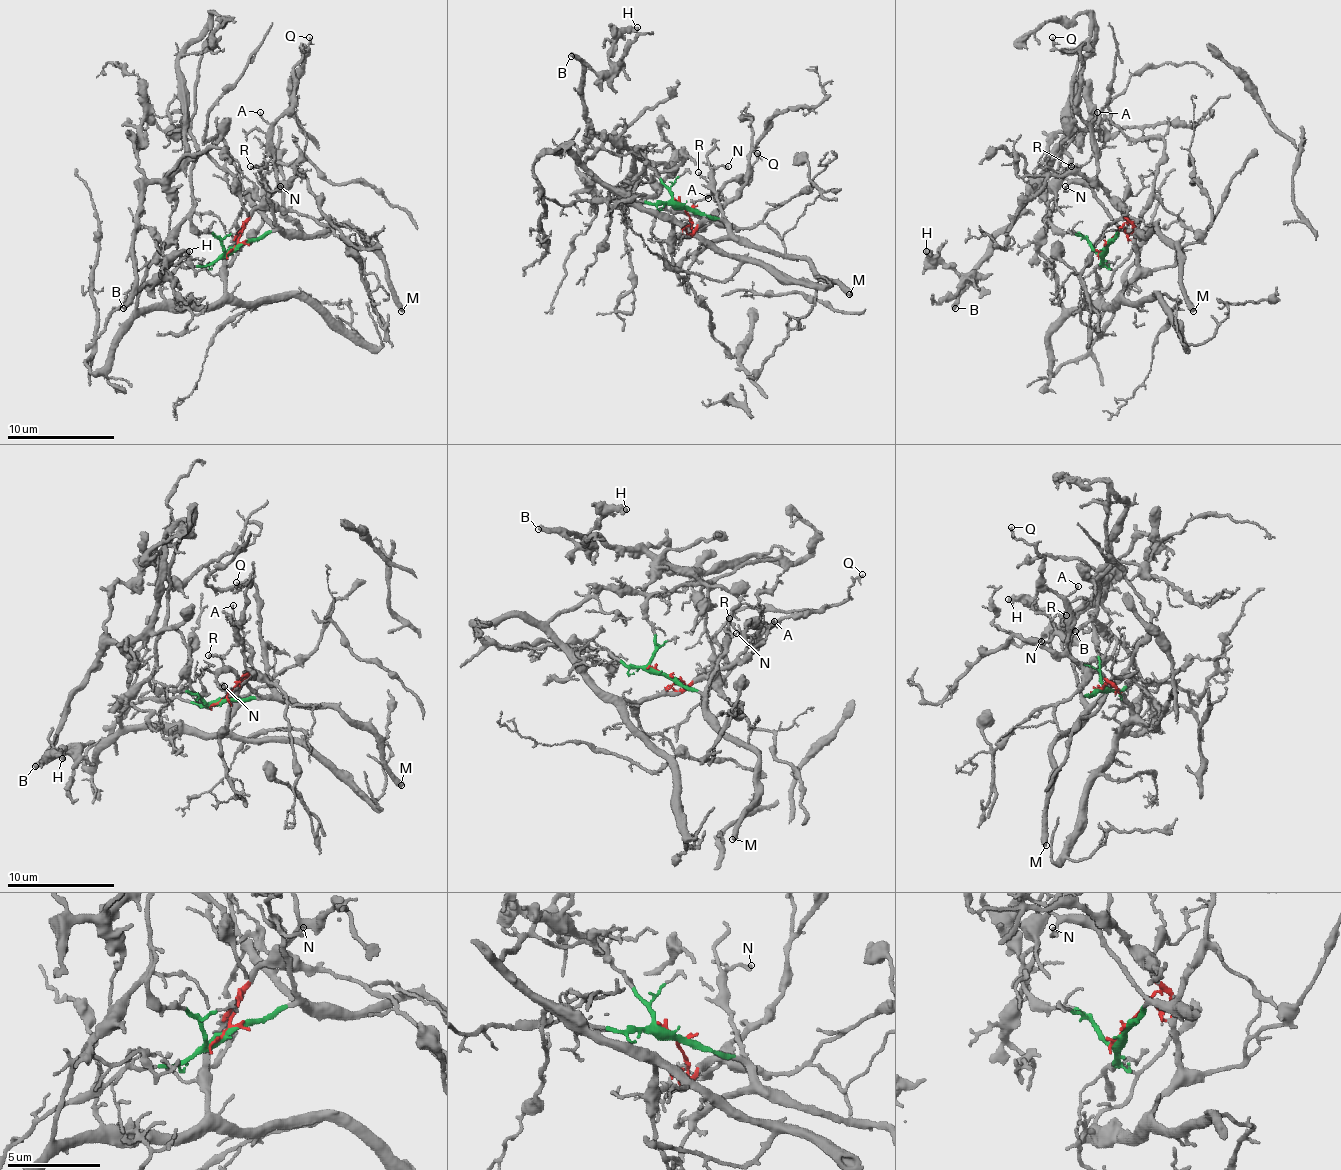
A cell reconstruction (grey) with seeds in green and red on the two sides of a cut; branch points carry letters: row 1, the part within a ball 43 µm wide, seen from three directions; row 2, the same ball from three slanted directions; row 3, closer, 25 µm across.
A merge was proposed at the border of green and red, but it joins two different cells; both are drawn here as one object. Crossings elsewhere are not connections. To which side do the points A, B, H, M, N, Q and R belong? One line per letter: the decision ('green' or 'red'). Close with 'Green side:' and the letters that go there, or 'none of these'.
A: red
B: red
H: red
M: green
N: green
Q: red
R: red
Green side: M, N

